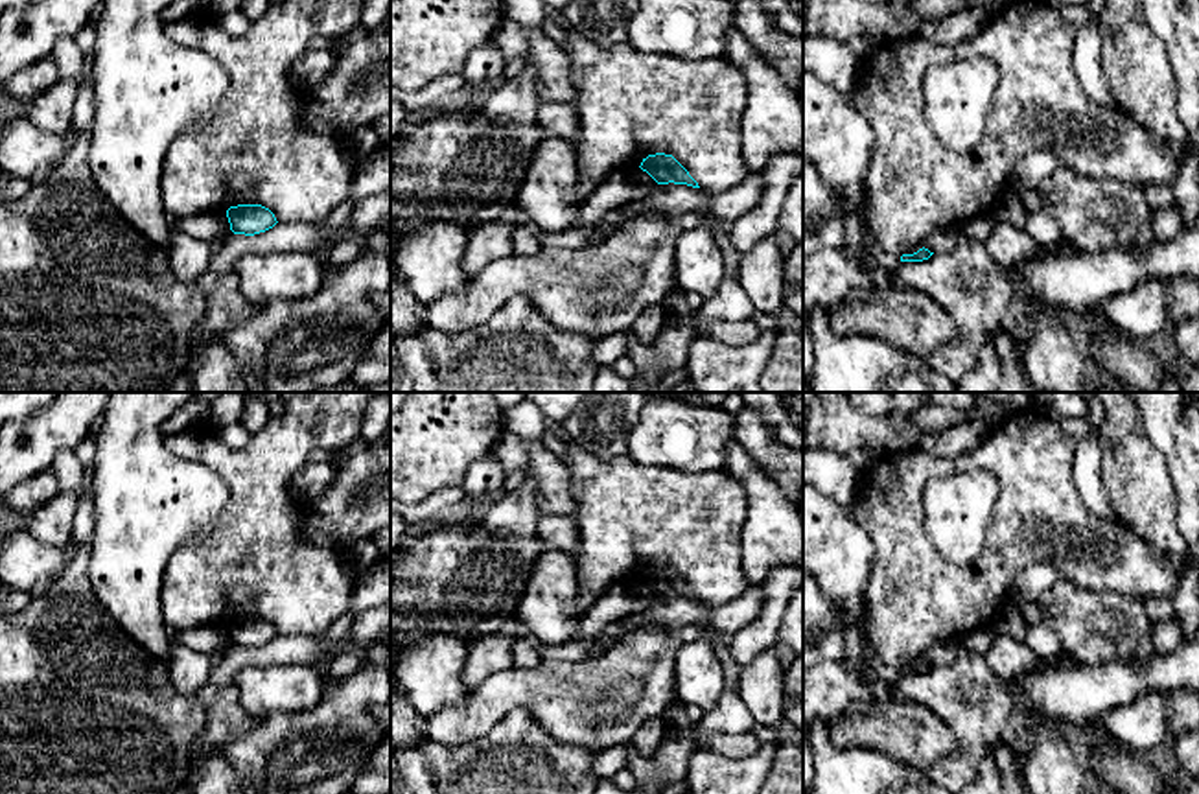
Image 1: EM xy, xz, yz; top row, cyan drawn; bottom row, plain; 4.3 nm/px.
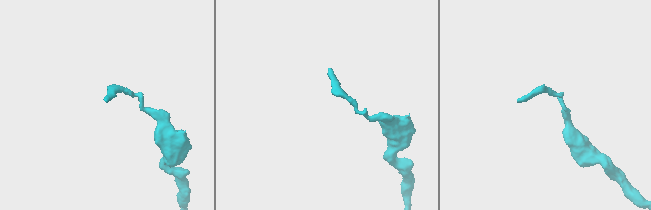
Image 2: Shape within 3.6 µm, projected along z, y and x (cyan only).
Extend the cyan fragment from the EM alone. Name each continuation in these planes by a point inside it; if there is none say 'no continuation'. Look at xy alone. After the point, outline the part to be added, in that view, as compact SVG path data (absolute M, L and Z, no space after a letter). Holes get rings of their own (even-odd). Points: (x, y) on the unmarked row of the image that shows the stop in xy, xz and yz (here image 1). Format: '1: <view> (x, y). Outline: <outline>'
no continuation

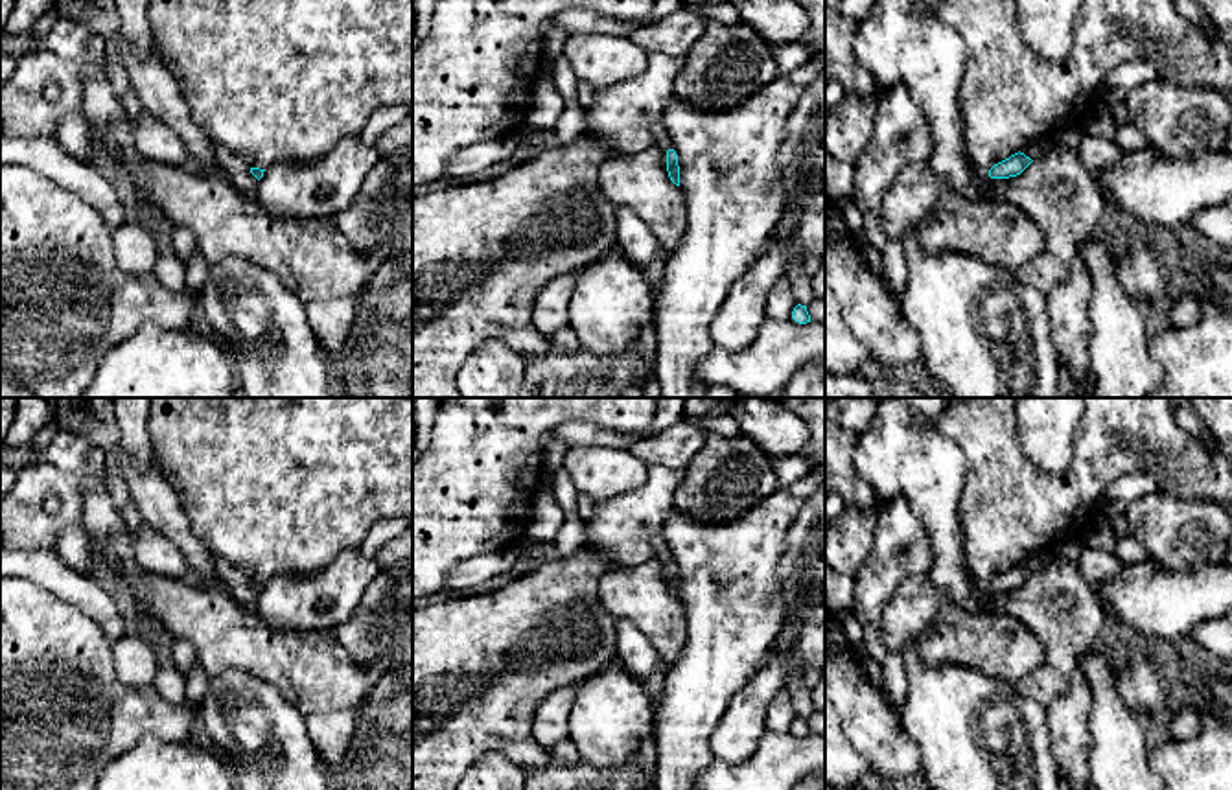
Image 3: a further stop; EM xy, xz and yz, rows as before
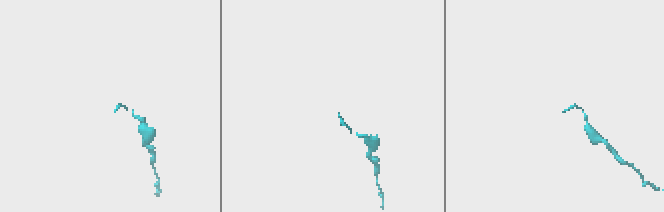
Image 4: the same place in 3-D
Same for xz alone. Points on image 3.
1: xz (662, 551). Outline: M657 536L654 540L654 547L656 547L656 558L659 558L663 563L672 562L672 554L670 554L663 536Z

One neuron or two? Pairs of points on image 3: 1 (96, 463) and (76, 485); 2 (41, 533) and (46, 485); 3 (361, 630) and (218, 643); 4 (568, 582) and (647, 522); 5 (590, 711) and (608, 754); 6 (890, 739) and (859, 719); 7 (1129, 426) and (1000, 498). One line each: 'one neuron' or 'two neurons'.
1: two neurons
2: one neuron
3: two neurons
4: two neurons
5: one neuron
6: one neuron
7: one neuron

